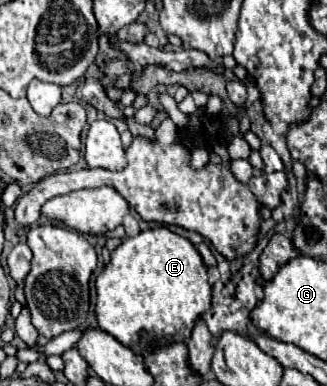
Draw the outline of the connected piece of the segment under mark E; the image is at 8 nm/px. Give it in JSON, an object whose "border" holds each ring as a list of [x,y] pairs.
{"border":[[[151,228],[151,230],[143,230],[139,232],[137,236],[133,238],[123,238],[123,242],[111,252],[111,262],[105,266],[105,270],[101,272],[101,276],[97,278],[97,306],[95,306],[95,314],[97,314],[97,322],[99,322],[99,328],[105,330],[107,334],[111,334],[113,338],[117,338],[121,344],[129,346],[135,354],[147,354],[147,352],[153,352],[155,348],[159,348],[163,342],[181,342],[185,340],[185,336],[181,336],[181,330],[187,326],[187,336],[191,336],[191,330],[195,326],[195,320],[201,318],[201,314],[205,310],[209,310],[211,306],[211,284],[207,282],[207,266],[201,258],[201,254],[197,252],[197,248],[183,236],[171,232],[169,228]]]}

